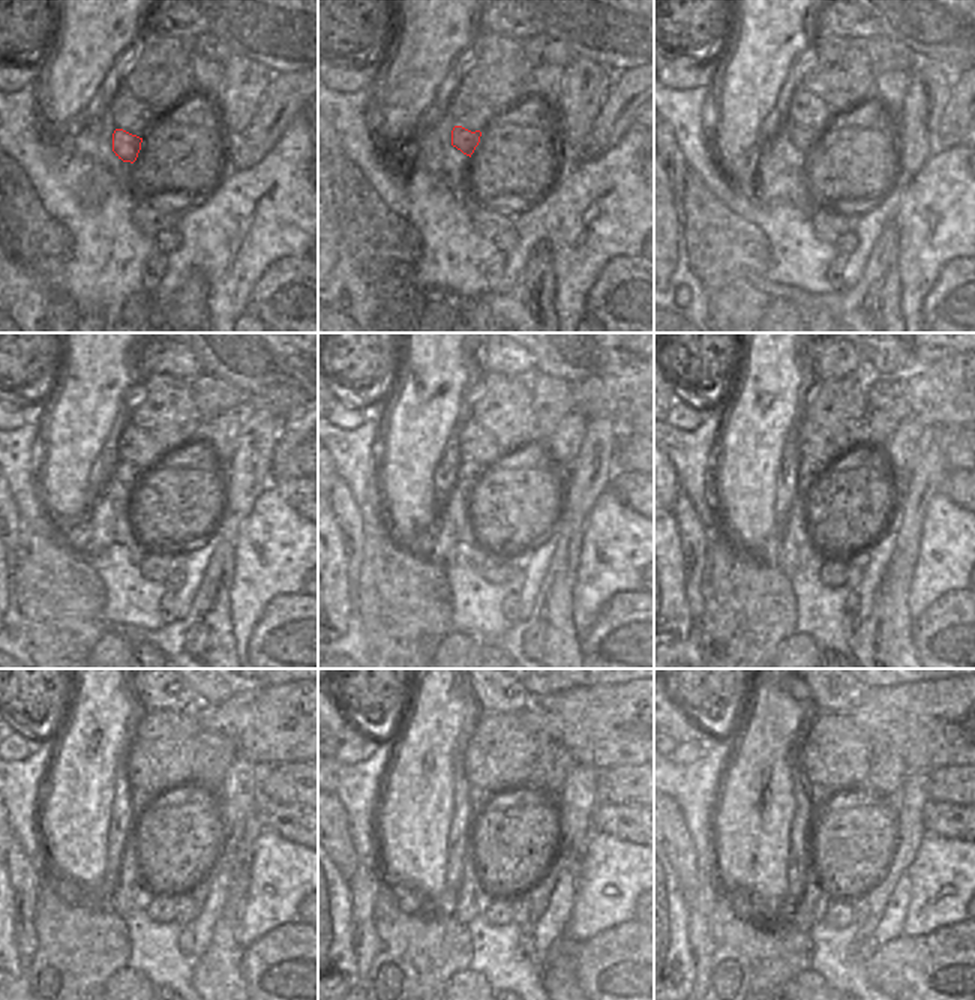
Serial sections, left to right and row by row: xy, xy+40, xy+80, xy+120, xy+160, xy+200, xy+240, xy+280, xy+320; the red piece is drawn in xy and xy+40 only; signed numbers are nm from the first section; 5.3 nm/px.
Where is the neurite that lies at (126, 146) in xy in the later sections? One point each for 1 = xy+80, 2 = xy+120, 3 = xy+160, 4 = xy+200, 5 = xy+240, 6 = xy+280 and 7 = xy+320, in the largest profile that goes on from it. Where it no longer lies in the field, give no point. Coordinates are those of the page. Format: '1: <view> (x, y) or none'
1: xy+80 (803, 138)
2: xy+120 (128, 473)
3: xy+160 (465, 471)
4: xy+200 (809, 470)
5: xy+240 (141, 801)
6: xy+280 (479, 798)
7: xy+320 (816, 793)

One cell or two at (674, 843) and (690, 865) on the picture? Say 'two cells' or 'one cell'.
one cell

